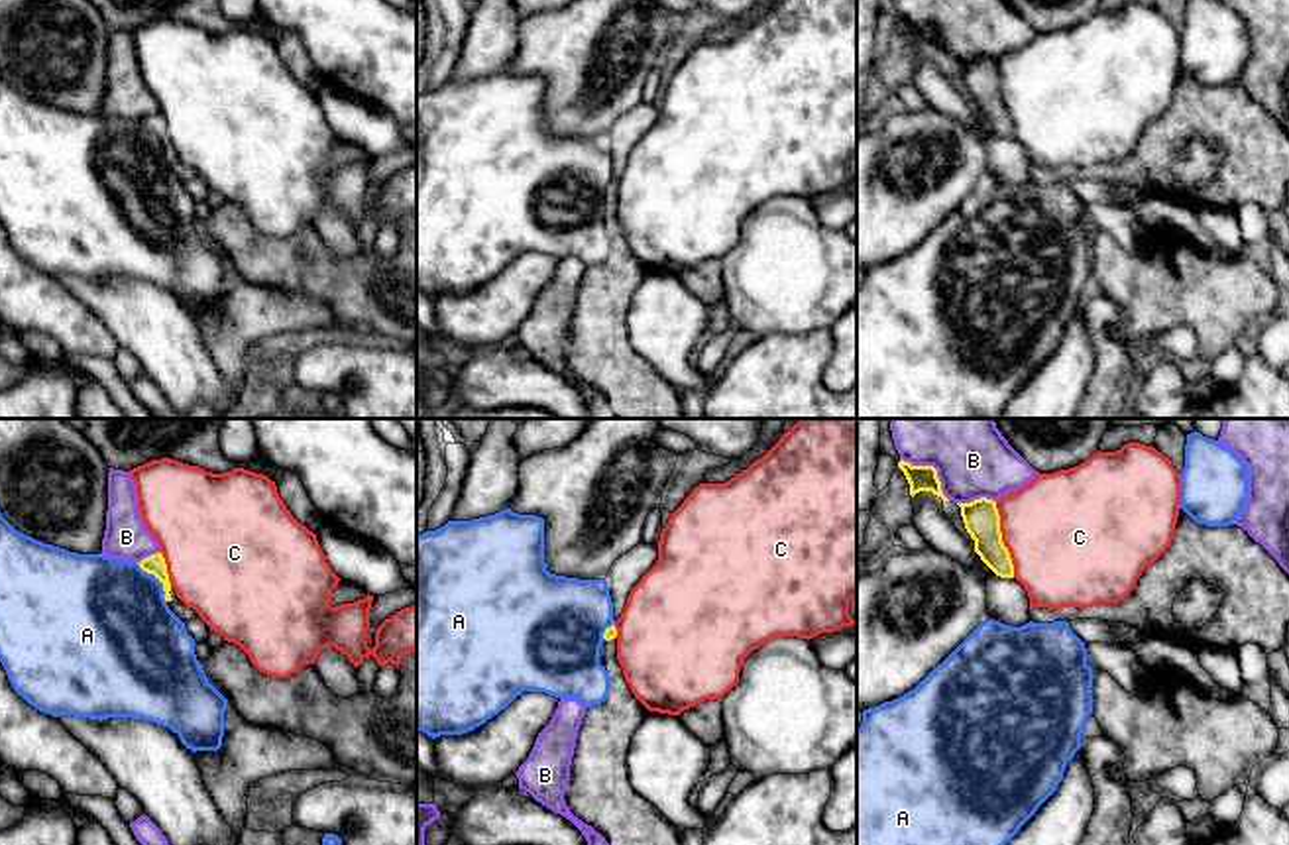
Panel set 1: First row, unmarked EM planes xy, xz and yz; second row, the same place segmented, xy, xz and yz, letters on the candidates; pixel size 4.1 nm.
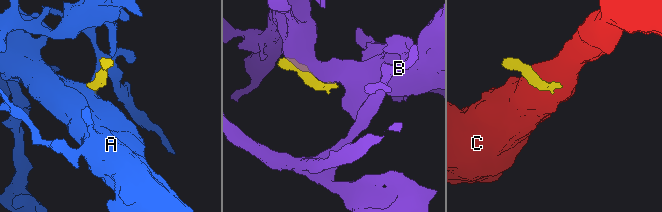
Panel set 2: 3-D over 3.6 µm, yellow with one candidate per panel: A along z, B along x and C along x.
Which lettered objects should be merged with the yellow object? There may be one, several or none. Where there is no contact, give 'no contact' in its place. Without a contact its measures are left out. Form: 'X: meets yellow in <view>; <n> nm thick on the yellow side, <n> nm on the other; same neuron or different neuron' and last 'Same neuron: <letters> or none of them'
A: meets yellow in xy; 80 nm thick on the yellow side, 460 nm on the other; different neuron
B: meets yellow in yz; 110 nm thick on the yellow side, 400 nm on the other; different neuron
C: meets yellow in yz; 150 nm thick on the yellow side, 460 nm on the other; different neuron
Same neuron: none of them

